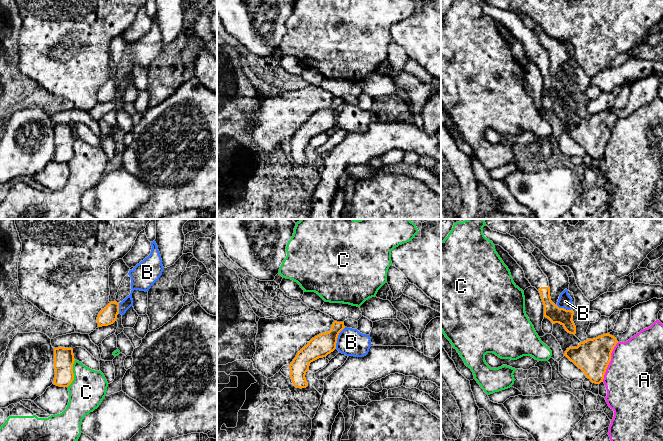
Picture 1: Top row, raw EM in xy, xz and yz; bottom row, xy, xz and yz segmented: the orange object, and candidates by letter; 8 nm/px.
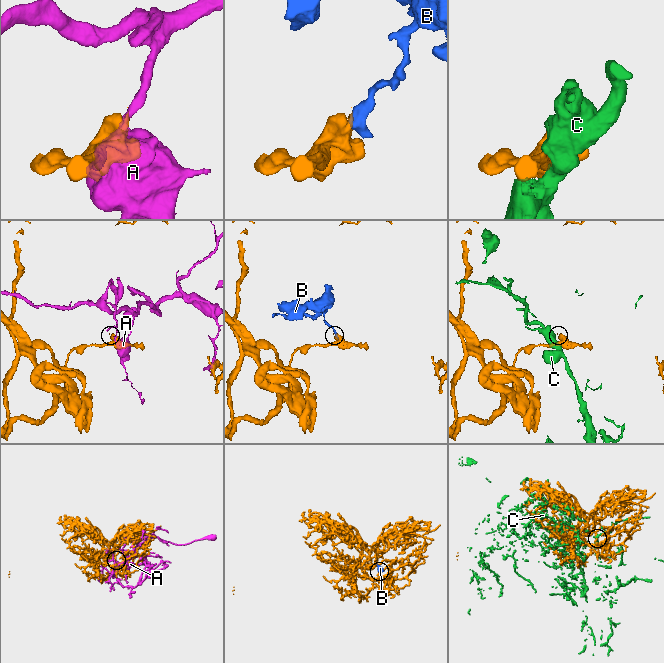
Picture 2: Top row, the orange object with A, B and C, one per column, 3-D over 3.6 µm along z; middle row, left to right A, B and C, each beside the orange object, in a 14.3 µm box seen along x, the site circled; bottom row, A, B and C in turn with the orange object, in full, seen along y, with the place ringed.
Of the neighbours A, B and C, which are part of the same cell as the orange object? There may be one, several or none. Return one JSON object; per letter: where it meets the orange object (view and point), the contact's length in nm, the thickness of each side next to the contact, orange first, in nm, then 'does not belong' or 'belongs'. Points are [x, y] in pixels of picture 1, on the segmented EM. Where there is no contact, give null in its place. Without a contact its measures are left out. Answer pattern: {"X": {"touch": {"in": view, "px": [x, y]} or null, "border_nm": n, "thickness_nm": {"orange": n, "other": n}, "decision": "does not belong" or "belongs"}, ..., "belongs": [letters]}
{"A": {"touch": {"in": "yz", "px": [609, 362]}, "border_nm": 340, "thickness_nm": {"orange": 280, "other": 460}, "decision": "does not belong"}, "B": {"touch": {"in": "xz", "px": [337, 337]}, "border_nm": 190, "thickness_nm": {"orange": 180, "other": 220}, "decision": "does not belong"}, "C": {"touch": {"in": "xy", "px": [73, 374]}, "border_nm": 240, "thickness_nm": {"orange": 160, "other": 280}, "decision": "does not belong"}, "belongs": []}

